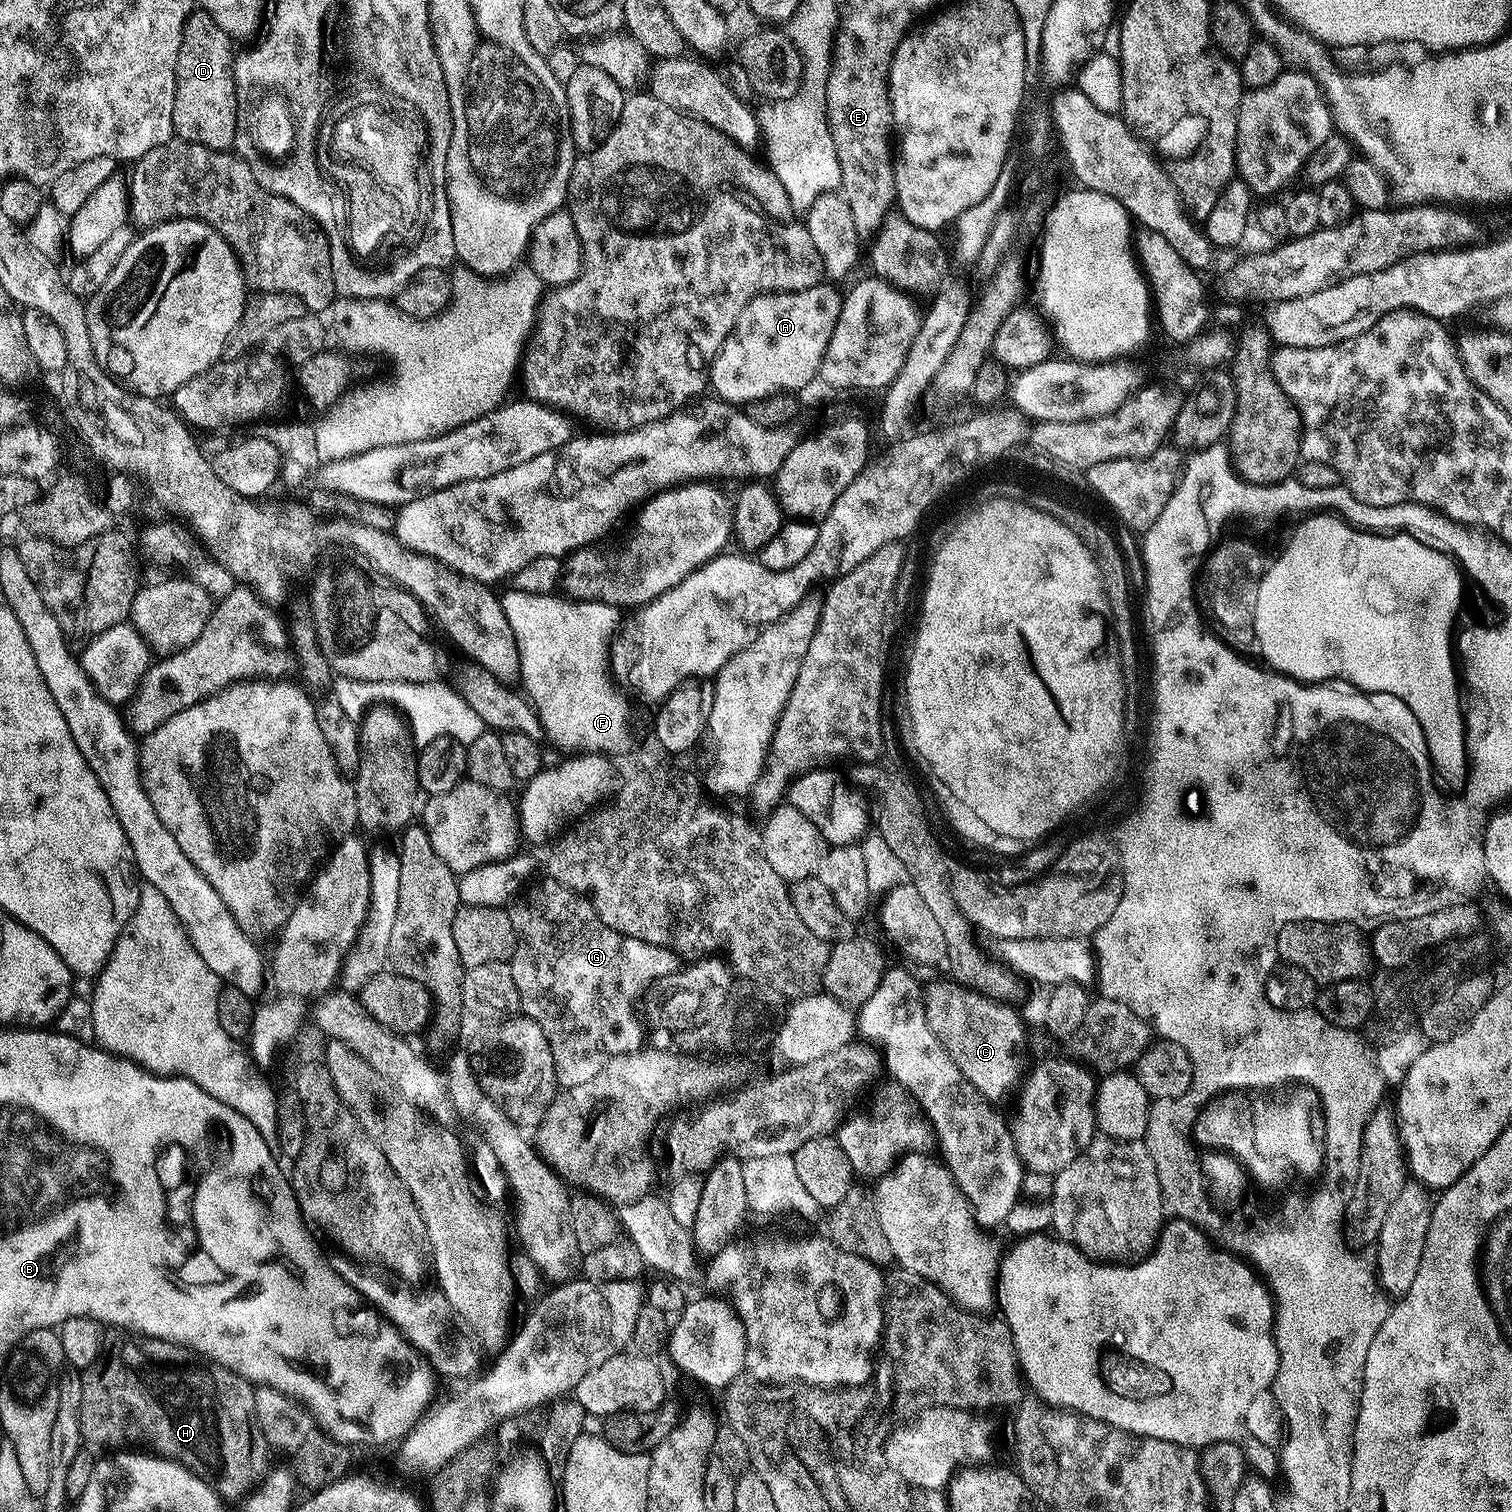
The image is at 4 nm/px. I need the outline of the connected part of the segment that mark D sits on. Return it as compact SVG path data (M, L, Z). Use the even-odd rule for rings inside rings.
M193 10L184 24L182 46L178 50L173 133L186 142L227 152L236 132L236 92L233 76L233 37L227 36L210 14Z

